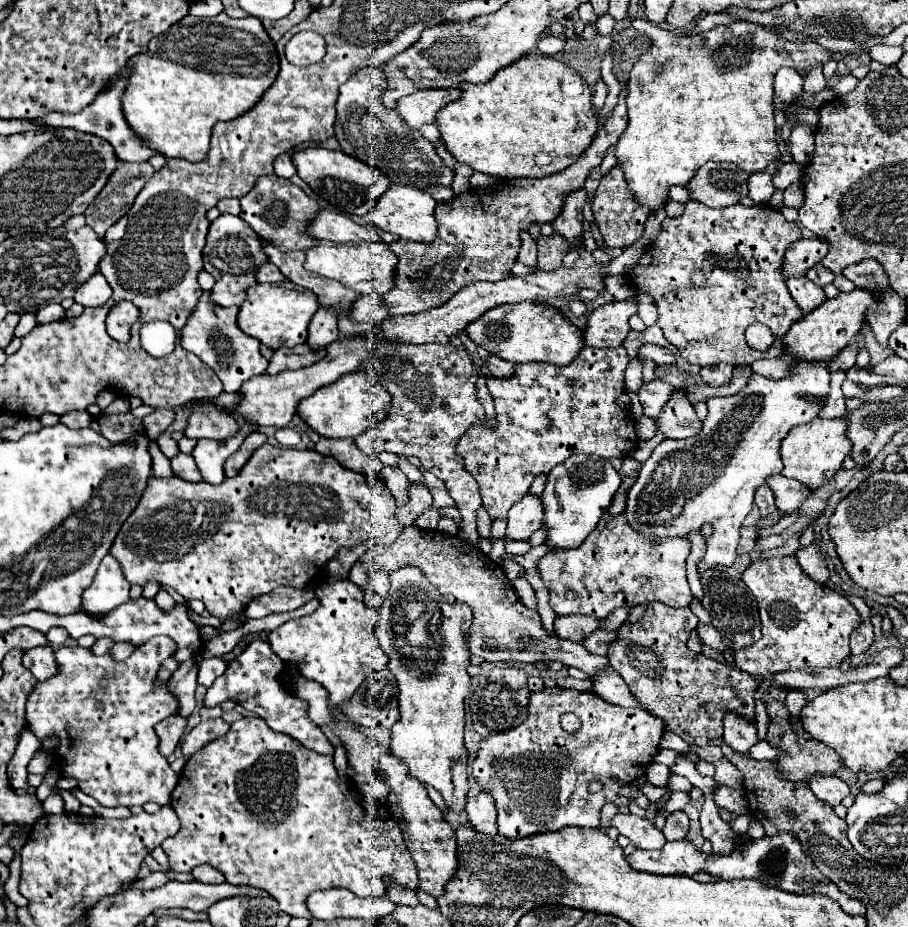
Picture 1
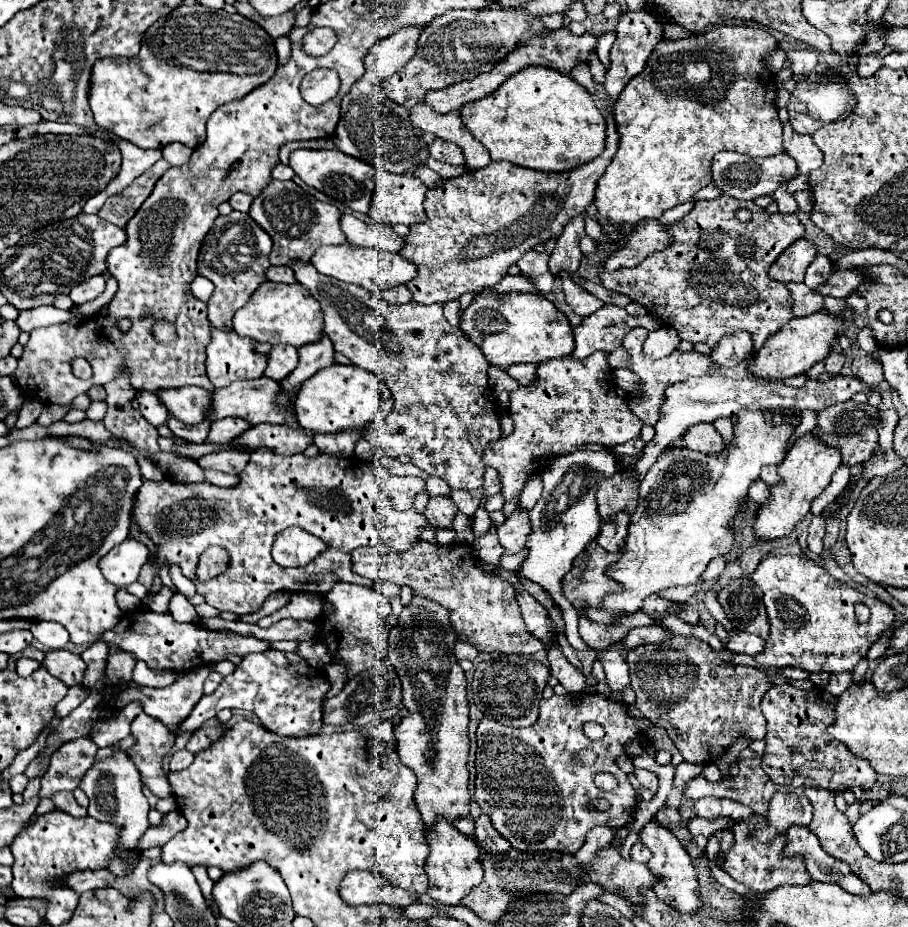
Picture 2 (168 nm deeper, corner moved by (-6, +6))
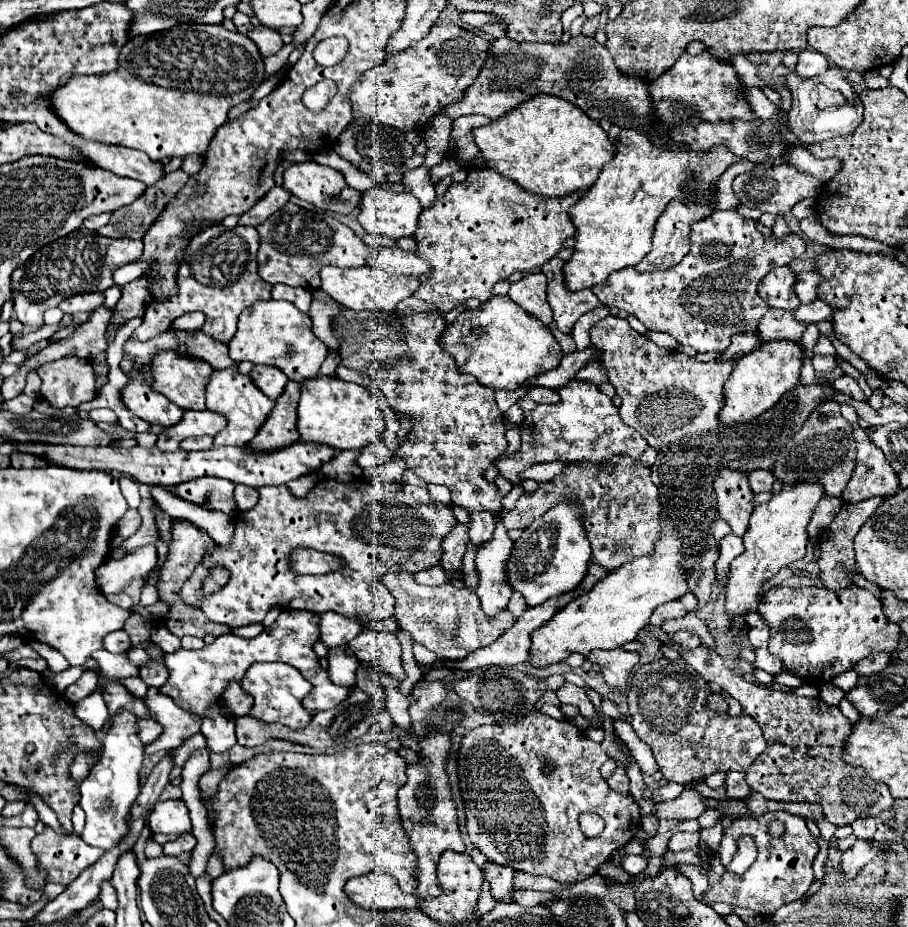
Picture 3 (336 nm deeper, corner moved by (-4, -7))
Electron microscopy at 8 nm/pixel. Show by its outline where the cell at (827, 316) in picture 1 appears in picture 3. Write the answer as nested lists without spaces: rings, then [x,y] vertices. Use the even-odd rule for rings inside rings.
[[[771,341],[763,343],[759,349],[743,355],[725,383],[725,407],[721,409],[719,417],[721,423],[747,423],[761,415],[763,411],[771,409],[783,393],[795,389],[799,385],[799,375],[805,361],[805,349],[801,343],[795,341]]]

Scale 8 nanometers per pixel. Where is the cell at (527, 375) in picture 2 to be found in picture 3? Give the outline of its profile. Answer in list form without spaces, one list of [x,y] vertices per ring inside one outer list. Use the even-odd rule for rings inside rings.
[[[545,387],[529,389],[527,397],[533,399],[535,403],[557,403],[557,401],[559,401],[559,395],[557,395],[553,389],[545,389]]]

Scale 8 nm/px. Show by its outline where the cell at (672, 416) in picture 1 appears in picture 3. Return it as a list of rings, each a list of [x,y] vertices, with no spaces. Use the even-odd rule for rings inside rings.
[[[721,469],[713,477],[713,489],[719,517],[741,537],[747,531],[749,515],[753,513],[753,491],[749,489],[747,475],[735,469]]]

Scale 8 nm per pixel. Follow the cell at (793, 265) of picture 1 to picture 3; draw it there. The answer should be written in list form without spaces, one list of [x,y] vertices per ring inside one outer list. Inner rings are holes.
[[[777,267],[773,269],[765,281],[759,285],[759,295],[767,301],[769,307],[775,309],[797,309],[801,301],[797,299],[795,293],[795,283],[797,283],[797,273],[791,267]]]

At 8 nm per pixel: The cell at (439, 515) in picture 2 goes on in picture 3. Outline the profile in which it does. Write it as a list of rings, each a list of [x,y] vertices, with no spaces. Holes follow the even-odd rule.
[[[459,523],[445,535],[445,541],[441,541],[441,549],[443,549],[441,565],[447,571],[461,571],[461,559],[465,555],[467,541],[469,541],[467,527],[463,527]]]

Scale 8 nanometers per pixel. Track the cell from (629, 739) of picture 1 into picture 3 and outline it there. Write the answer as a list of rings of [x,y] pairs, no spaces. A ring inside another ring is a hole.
[[[537,709],[517,723],[481,725],[469,731],[461,741],[459,775],[461,789],[465,785],[467,831],[473,845],[487,859],[523,873],[549,875],[557,881],[583,881],[593,875],[597,865],[641,831],[641,813],[635,799],[629,793],[615,793],[601,777],[599,767],[605,761],[607,753],[601,745],[589,741],[575,723],[553,719]],[[545,765],[553,765],[553,773],[545,773]],[[585,811],[597,813],[605,821],[605,831],[595,839],[587,839],[579,831],[579,815]]]

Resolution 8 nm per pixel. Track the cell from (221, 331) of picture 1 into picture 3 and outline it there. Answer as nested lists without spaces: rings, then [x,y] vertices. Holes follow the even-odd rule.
[[[237,363],[227,369],[213,371],[211,381],[207,383],[205,391],[207,391],[207,409],[225,413],[229,419],[229,425],[221,433],[215,435],[213,447],[247,445],[257,435],[257,431],[263,425],[263,421],[267,419],[269,411],[275,407],[275,401],[265,397],[265,393],[261,393],[261,389],[257,389],[257,385],[253,385],[253,379],[249,375],[239,373]]]

